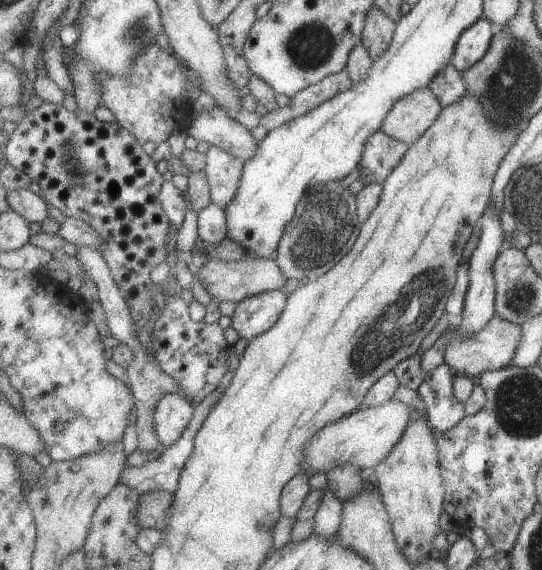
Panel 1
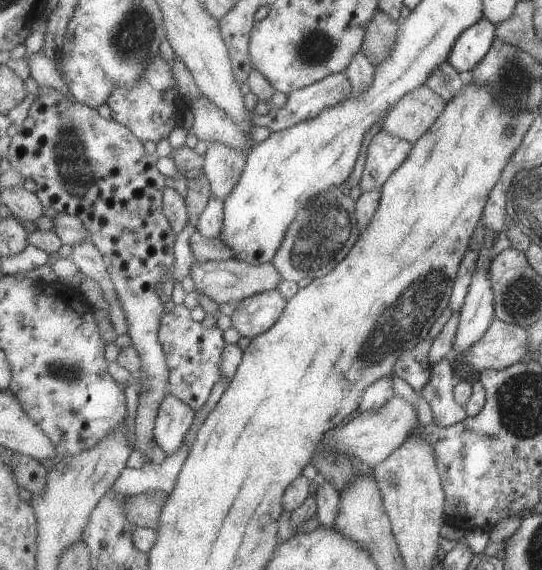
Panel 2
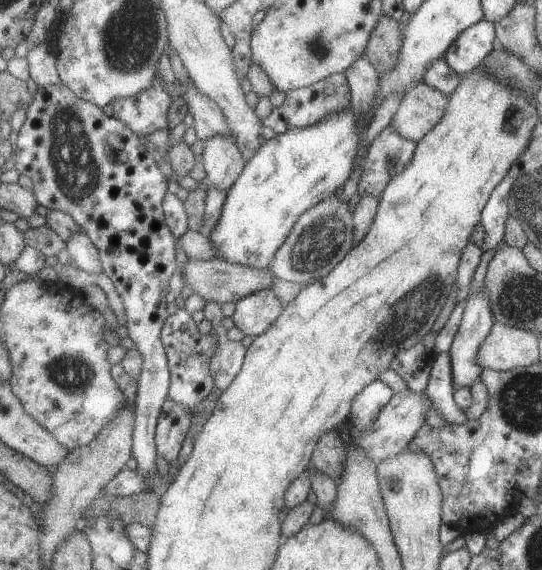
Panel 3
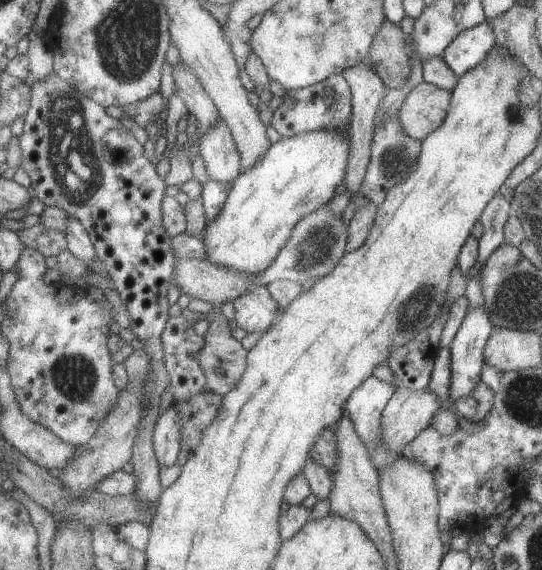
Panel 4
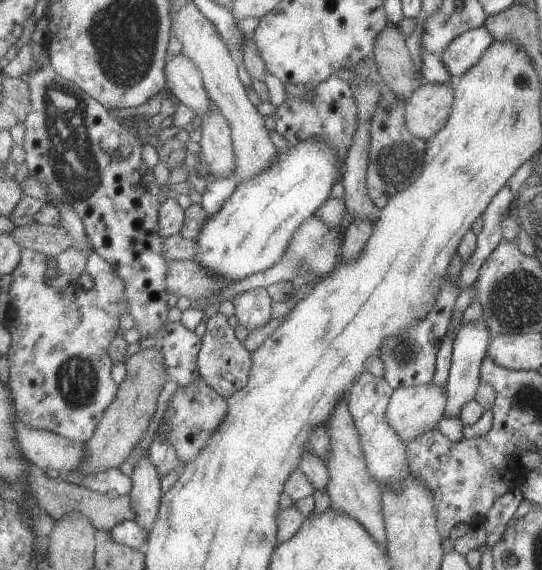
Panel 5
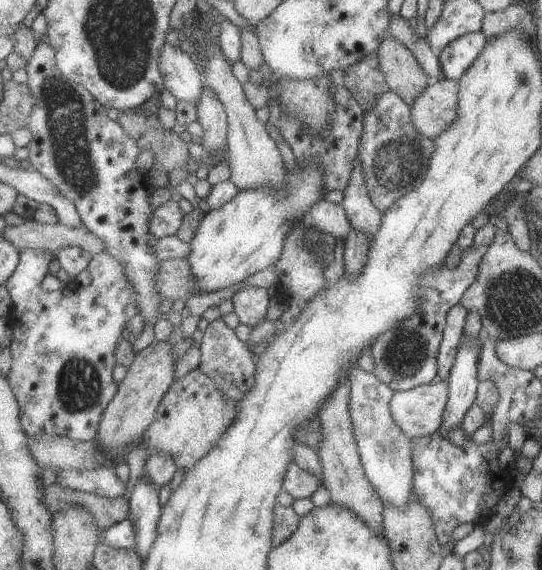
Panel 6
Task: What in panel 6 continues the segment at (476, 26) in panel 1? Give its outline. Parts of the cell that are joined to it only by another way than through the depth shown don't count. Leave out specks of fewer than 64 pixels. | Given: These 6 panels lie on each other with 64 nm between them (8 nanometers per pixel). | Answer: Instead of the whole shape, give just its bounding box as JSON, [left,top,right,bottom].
[438,30,486,81]

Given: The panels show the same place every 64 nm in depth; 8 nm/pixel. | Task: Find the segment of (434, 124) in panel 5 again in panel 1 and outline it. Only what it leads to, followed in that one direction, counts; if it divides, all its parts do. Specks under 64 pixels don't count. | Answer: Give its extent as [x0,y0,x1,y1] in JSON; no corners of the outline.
[382,87,443,145]

